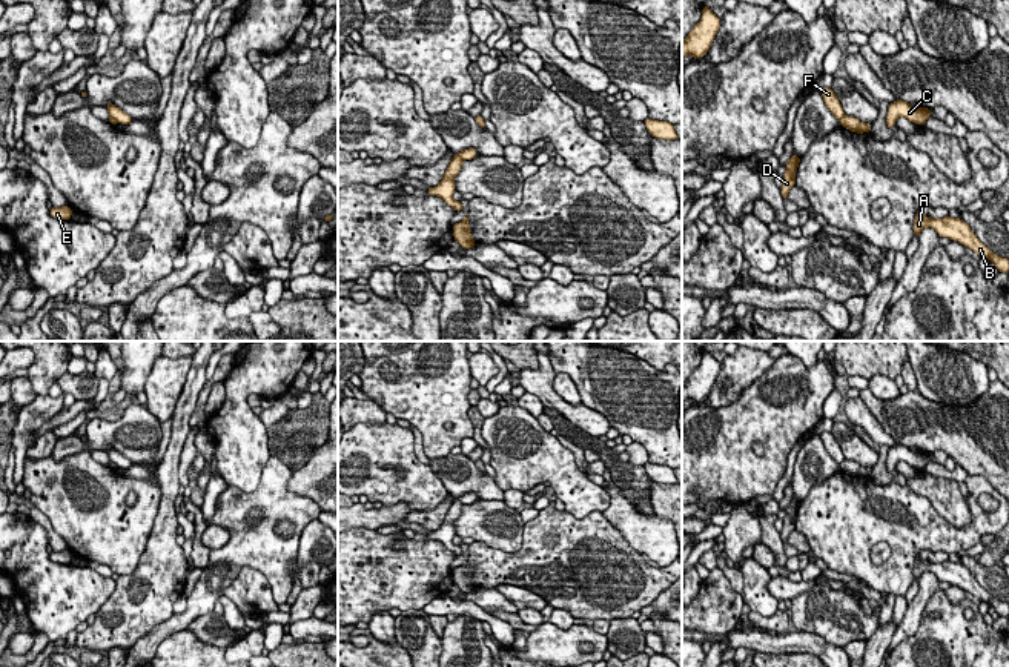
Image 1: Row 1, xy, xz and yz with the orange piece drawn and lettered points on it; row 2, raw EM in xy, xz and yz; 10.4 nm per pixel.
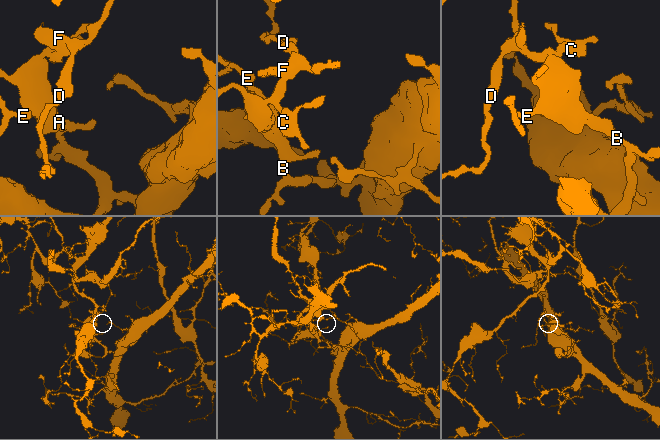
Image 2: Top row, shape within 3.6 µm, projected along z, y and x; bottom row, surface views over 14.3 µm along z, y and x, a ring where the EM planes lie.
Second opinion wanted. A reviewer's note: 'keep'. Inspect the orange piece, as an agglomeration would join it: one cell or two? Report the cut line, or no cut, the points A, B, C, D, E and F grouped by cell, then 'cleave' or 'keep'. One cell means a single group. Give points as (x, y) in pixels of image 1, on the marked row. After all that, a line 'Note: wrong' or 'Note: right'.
cut xz (455, 154), (463, 160); groups A B C E / D F; cleave
Note: wrong

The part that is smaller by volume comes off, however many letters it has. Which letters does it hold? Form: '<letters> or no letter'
D, F

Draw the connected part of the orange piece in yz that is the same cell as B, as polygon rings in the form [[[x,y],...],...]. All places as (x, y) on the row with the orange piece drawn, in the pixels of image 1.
[[[915,214],[914,220],[914,235],[920,237],[920,232],[925,227],[932,227],[940,237],[951,238],[954,241],[961,243],[964,247],[971,247],[980,257],[989,258],[998,272],[1009,272],[1009,260],[994,254],[989,247],[986,247],[977,235],[972,232],[968,223],[961,218],[929,218],[928,215]]]

